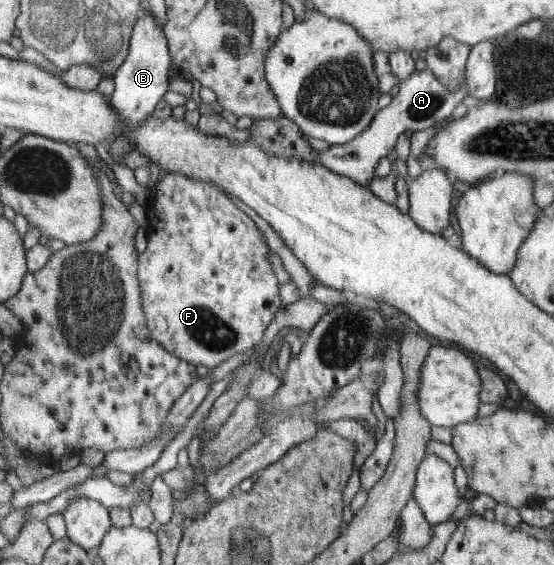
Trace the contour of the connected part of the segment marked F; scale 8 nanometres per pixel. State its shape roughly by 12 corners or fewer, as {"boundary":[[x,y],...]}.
{"boundary":[[166,174],[139,255],[152,337],[214,368],[280,283],[256,223]]}

